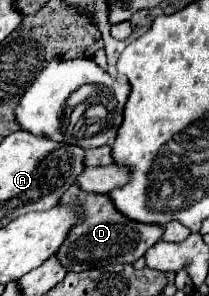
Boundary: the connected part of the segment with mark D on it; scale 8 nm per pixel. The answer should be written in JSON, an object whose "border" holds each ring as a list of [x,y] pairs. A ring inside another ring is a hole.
{"border":[[[79,186],[67,188],[61,202],[63,206],[73,206],[75,210],[81,208],[79,224],[75,224],[65,242],[55,252],[57,260],[63,264],[67,272],[85,272],[91,268],[101,268],[107,264],[133,264],[139,260],[163,234],[163,226],[157,224],[135,224],[125,216],[115,212],[111,198],[107,194],[87,194]]]}

